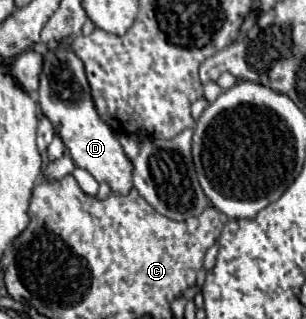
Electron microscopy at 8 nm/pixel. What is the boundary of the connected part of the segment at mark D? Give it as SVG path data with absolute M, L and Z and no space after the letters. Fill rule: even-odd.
M59 43L55 49L47 49L43 53L43 71L37 95L41 113L53 123L55 135L65 143L73 163L89 171L99 183L107 181L111 185L111 191L115 193L123 195L131 191L131 163L125 157L113 129L97 113L83 61L65 43Z

